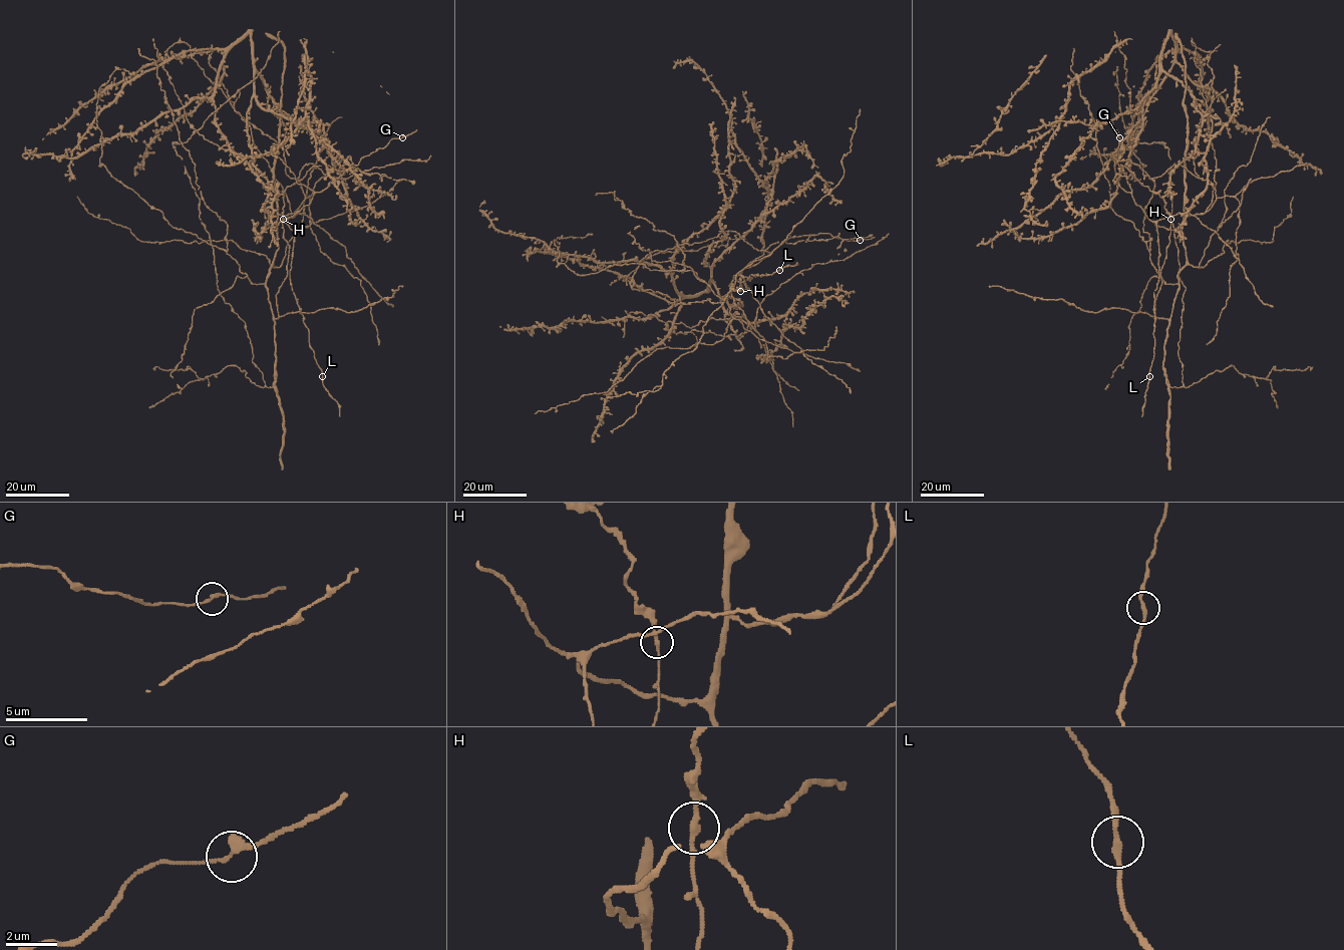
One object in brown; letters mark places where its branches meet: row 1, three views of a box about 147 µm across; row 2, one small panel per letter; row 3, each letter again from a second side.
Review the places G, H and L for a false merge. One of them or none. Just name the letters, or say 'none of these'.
none of these

